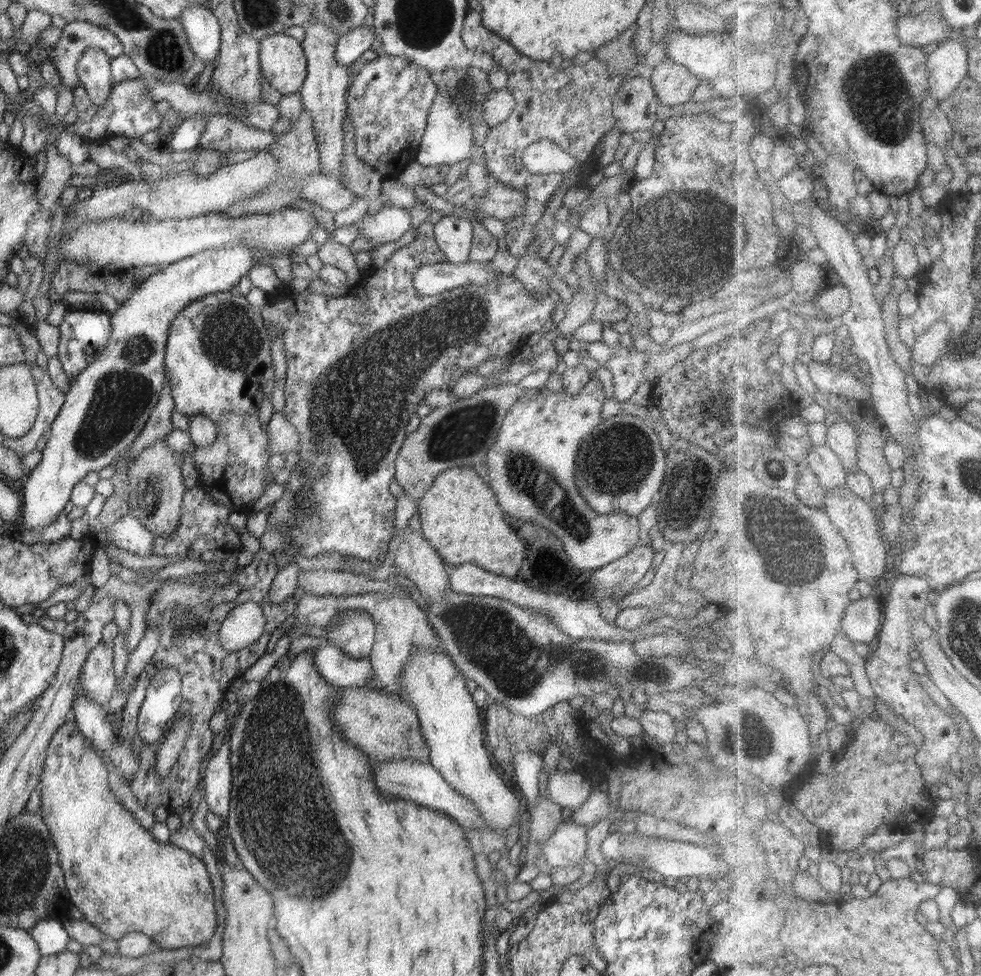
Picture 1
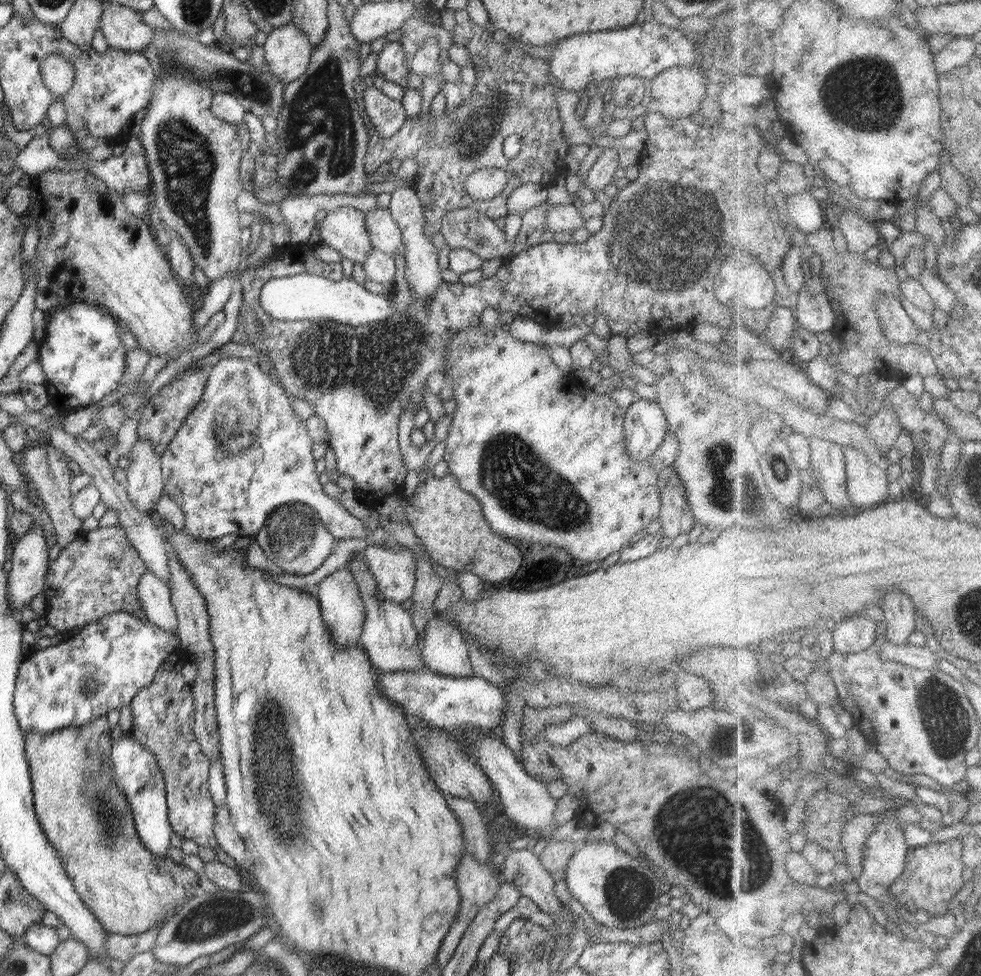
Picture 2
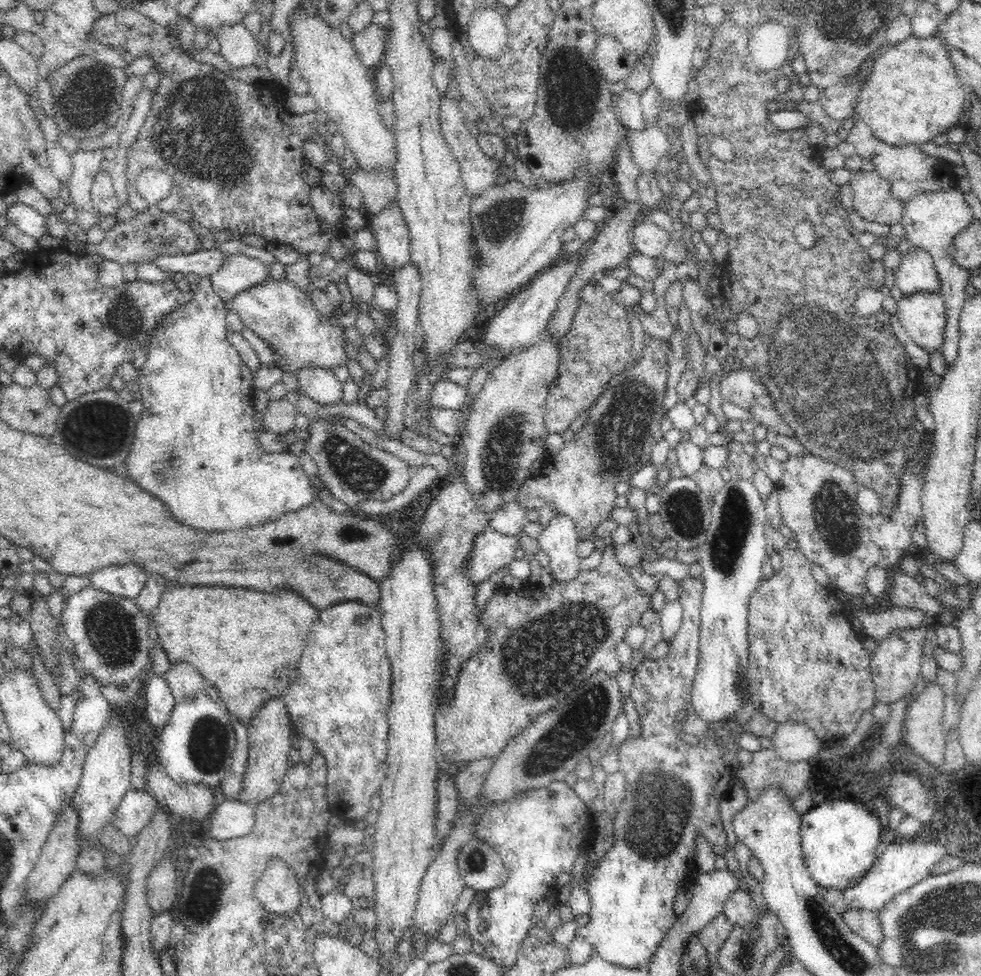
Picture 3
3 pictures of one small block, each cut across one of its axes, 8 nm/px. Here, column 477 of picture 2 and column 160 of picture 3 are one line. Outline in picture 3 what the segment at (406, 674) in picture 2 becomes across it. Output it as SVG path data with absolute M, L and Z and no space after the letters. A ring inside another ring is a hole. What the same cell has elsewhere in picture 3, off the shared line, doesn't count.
M151 674L146 681L144 688L146 700L142 704L144 718L159 729L171 717L172 709L176 703L175 698L163 676Z

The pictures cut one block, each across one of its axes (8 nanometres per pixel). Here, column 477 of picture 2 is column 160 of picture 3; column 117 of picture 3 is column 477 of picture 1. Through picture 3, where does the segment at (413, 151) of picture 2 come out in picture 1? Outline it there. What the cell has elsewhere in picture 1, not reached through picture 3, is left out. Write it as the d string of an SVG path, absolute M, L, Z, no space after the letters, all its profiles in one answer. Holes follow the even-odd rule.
M469 9L465 14L461 37L464 45L472 51L492 54L494 62L504 68L508 74L508 89L516 106L512 114L494 128L490 128L484 144L486 167L489 176L504 186L524 192L524 234L514 234L512 238L504 238L512 256L518 257L526 252L526 246L533 238L532 228L540 220L547 207L548 200L554 198L556 190L562 186L566 192L570 190L588 190L591 188L590 175L594 165L591 162L592 152L605 134L613 130L615 117L612 114L612 99L624 76L631 69L623 69L618 75L610 77L612 72L606 61L594 57L582 66L572 65L566 69L550 66L550 62L536 61L518 52L514 46L504 42L498 34L494 34L483 25L481 13ZM547 139L559 148L582 162L580 167L570 168L568 172L556 174L532 174L523 164L521 156L530 145Z

